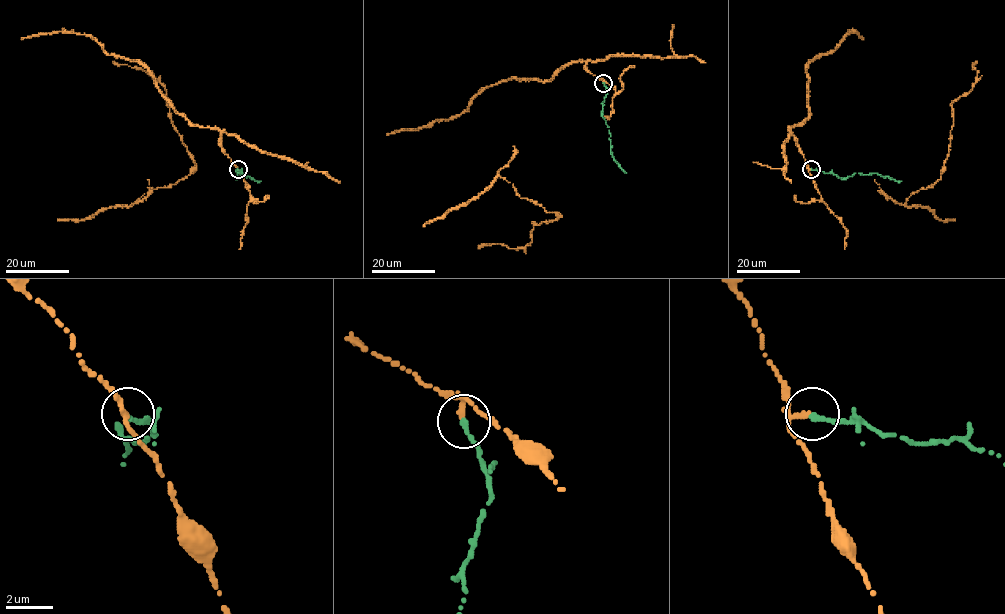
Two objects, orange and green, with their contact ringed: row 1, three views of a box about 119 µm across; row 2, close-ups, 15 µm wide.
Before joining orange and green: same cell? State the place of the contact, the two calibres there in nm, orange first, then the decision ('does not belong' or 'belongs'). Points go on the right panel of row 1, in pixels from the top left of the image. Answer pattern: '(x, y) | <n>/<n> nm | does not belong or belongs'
(811, 169) | 150/220 nm | does not belong

